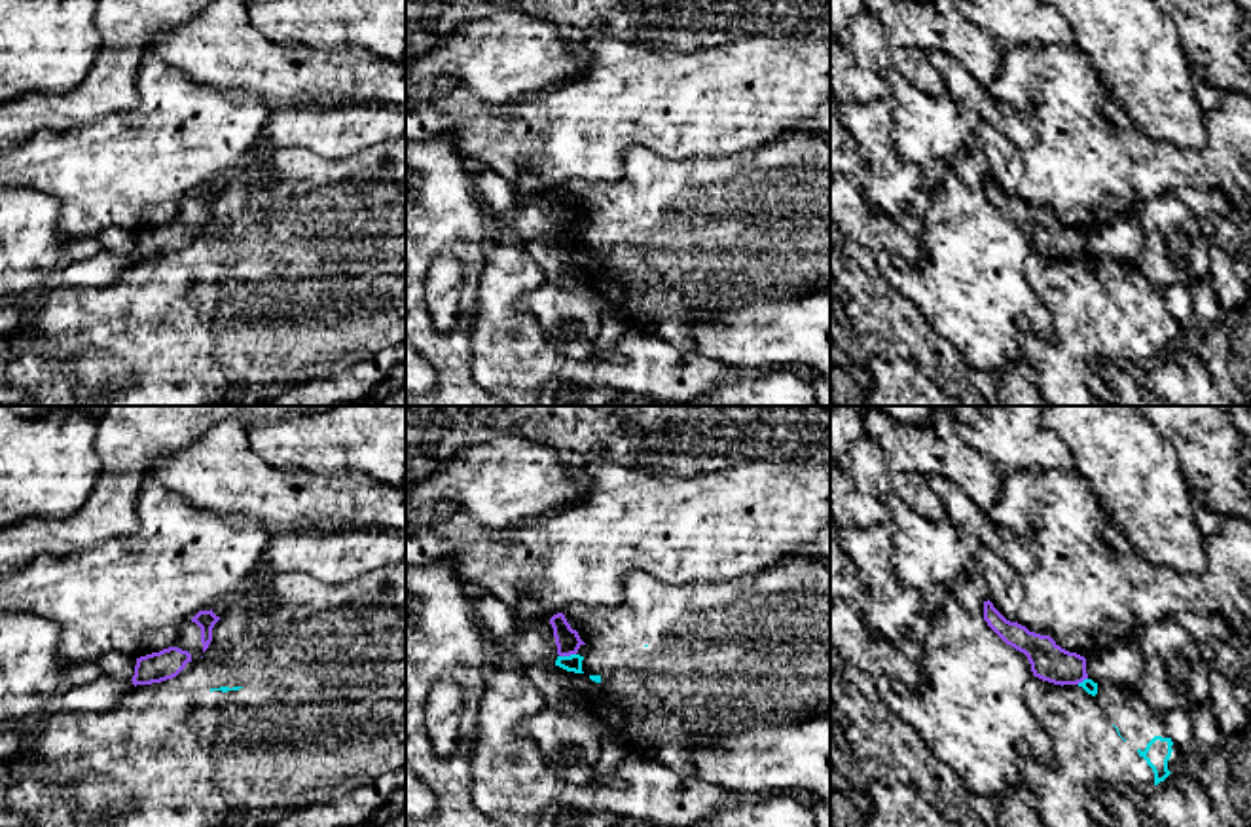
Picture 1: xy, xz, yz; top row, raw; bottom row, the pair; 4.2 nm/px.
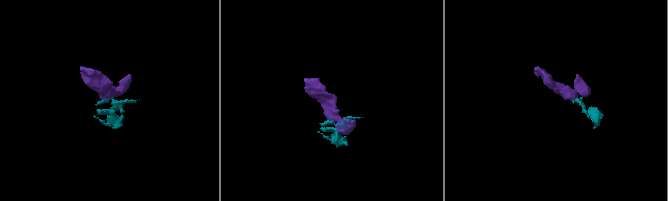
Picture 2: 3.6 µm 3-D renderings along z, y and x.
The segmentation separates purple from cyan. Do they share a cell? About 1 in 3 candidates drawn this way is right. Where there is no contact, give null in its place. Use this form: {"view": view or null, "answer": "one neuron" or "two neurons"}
{"view": "xz", "answer": "two neurons"}

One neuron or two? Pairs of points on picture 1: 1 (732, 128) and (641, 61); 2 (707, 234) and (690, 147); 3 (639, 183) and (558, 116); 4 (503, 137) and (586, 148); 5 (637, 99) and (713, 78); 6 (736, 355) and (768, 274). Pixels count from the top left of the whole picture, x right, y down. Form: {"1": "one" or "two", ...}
{"1": "one", "2": "two", "3": "two", "4": "one", "5": "one", "6": "two"}

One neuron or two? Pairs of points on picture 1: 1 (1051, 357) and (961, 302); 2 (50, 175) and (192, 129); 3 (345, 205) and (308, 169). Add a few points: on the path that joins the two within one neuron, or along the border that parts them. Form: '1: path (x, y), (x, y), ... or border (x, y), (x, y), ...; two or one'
1: border (1037, 296), (1052, 334), (1022, 319), (1022, 357); two
2: path (86, 169), (133, 169), (156, 156); one
3: path (336, 196), (317, 179); one

